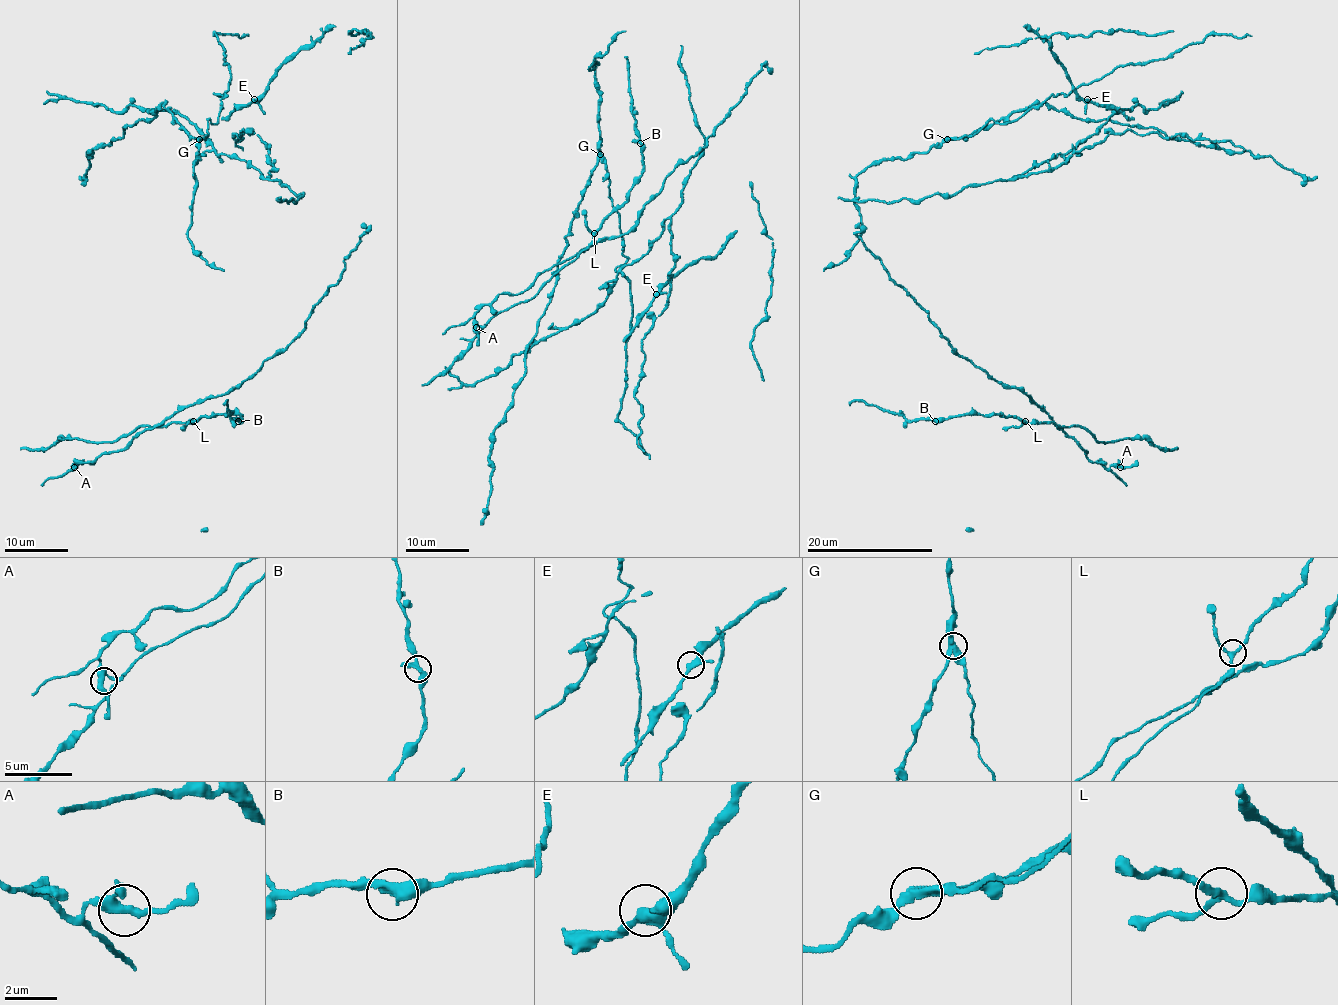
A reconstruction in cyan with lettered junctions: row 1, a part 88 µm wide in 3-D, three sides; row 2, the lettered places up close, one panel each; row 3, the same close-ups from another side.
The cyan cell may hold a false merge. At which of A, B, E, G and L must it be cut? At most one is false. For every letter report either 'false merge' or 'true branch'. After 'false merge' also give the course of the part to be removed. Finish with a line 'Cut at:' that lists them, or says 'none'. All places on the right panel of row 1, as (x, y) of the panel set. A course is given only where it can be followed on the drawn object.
A: true branch
B: true branch
E: true branch
G: false merge; foreign part runs (946, 139), (976, 134), (990, 120), (1016, 121), (1052, 94), (1118, 66), (1164, 60), (1210, 35), (1251, 36)
L: true branch
Cut at: G

